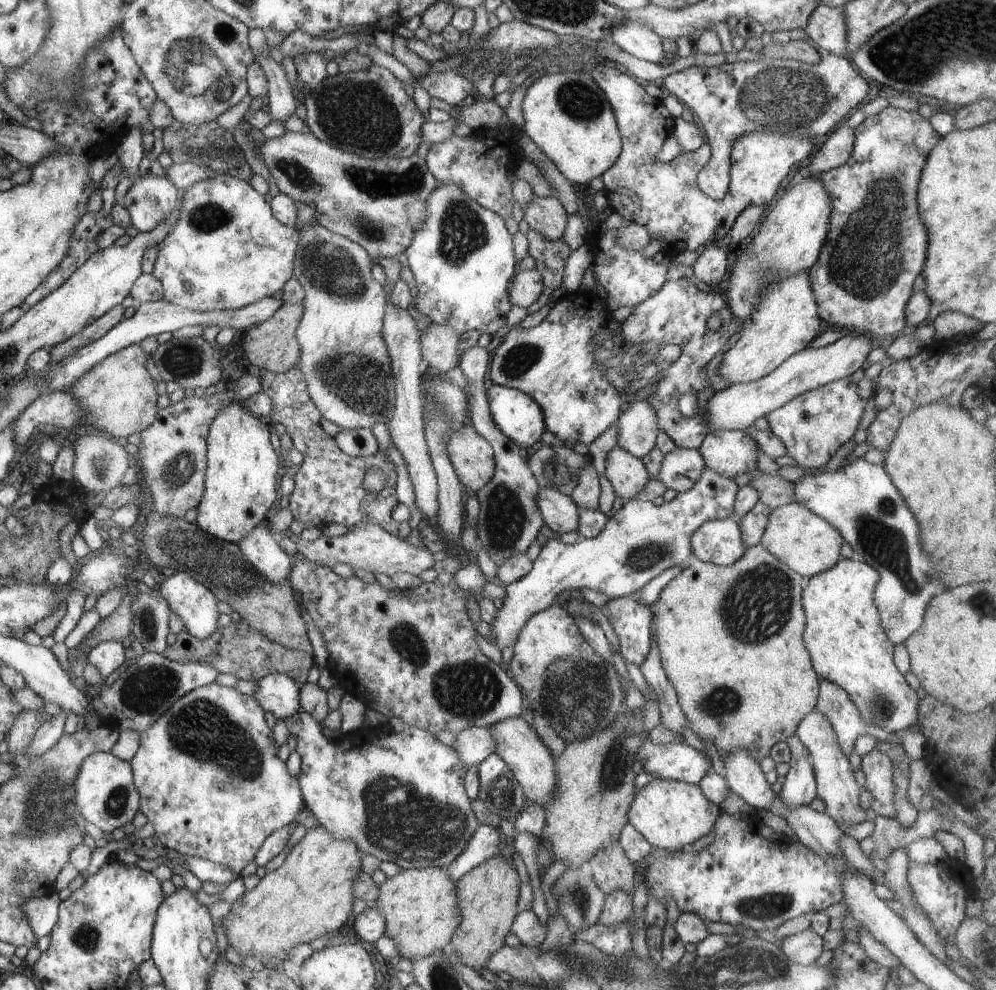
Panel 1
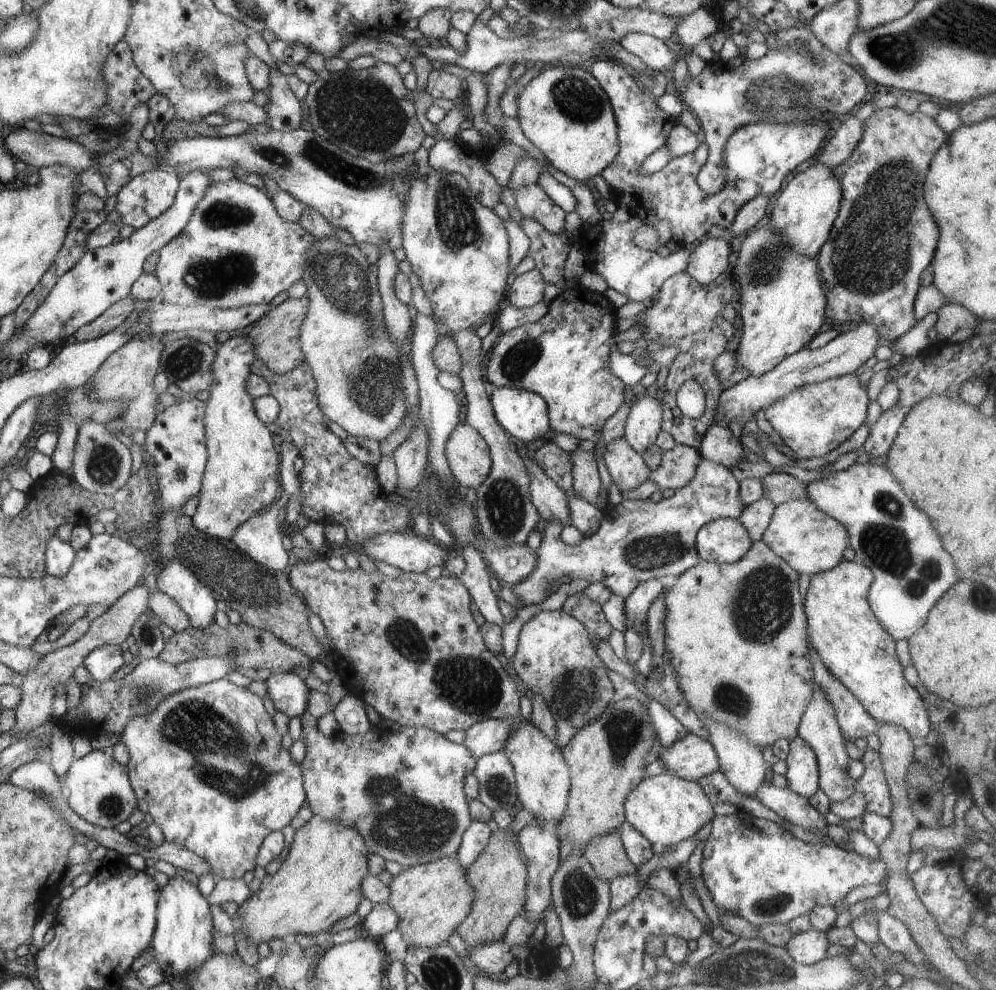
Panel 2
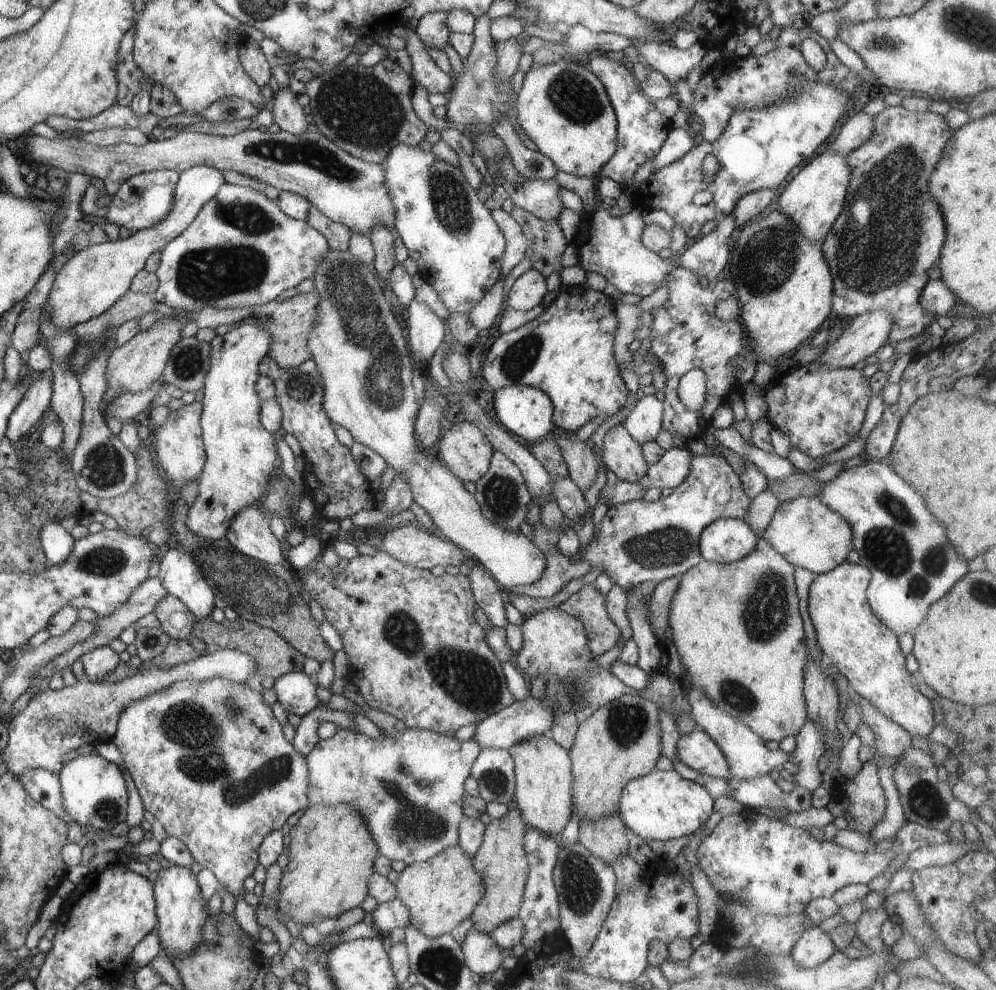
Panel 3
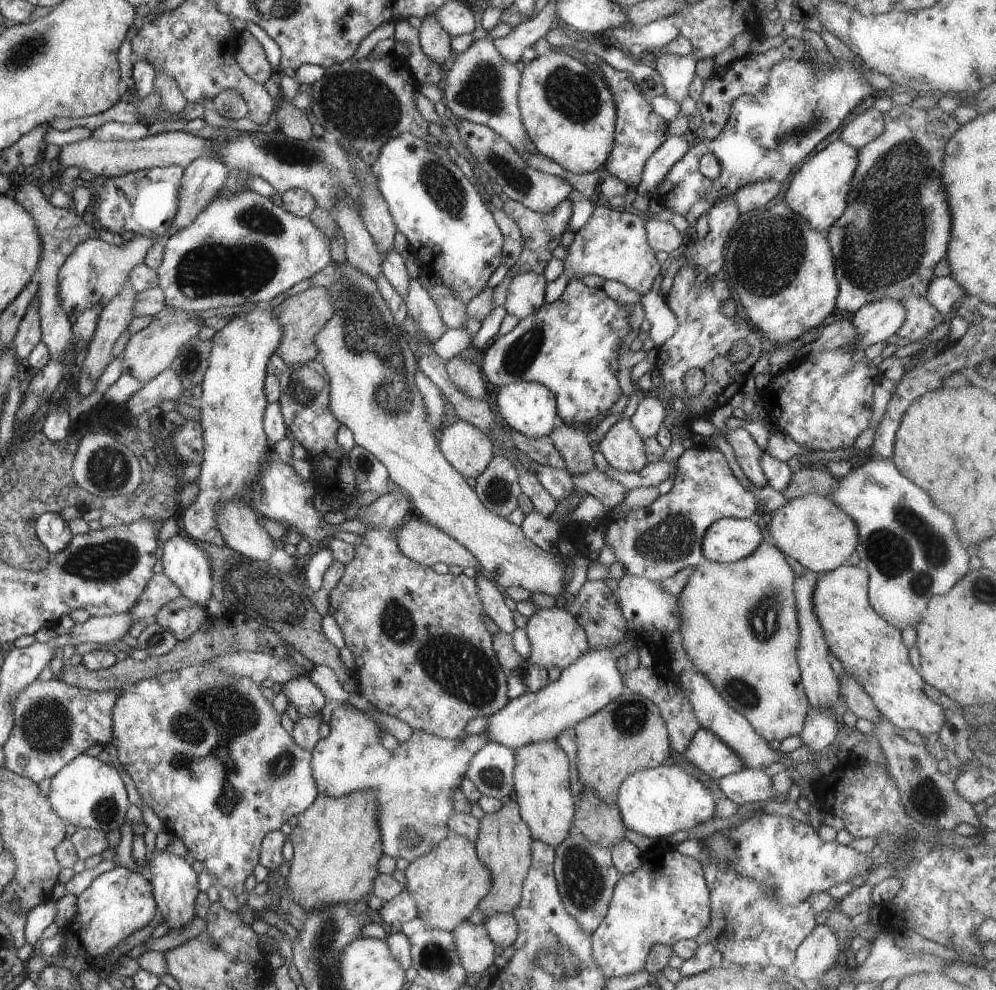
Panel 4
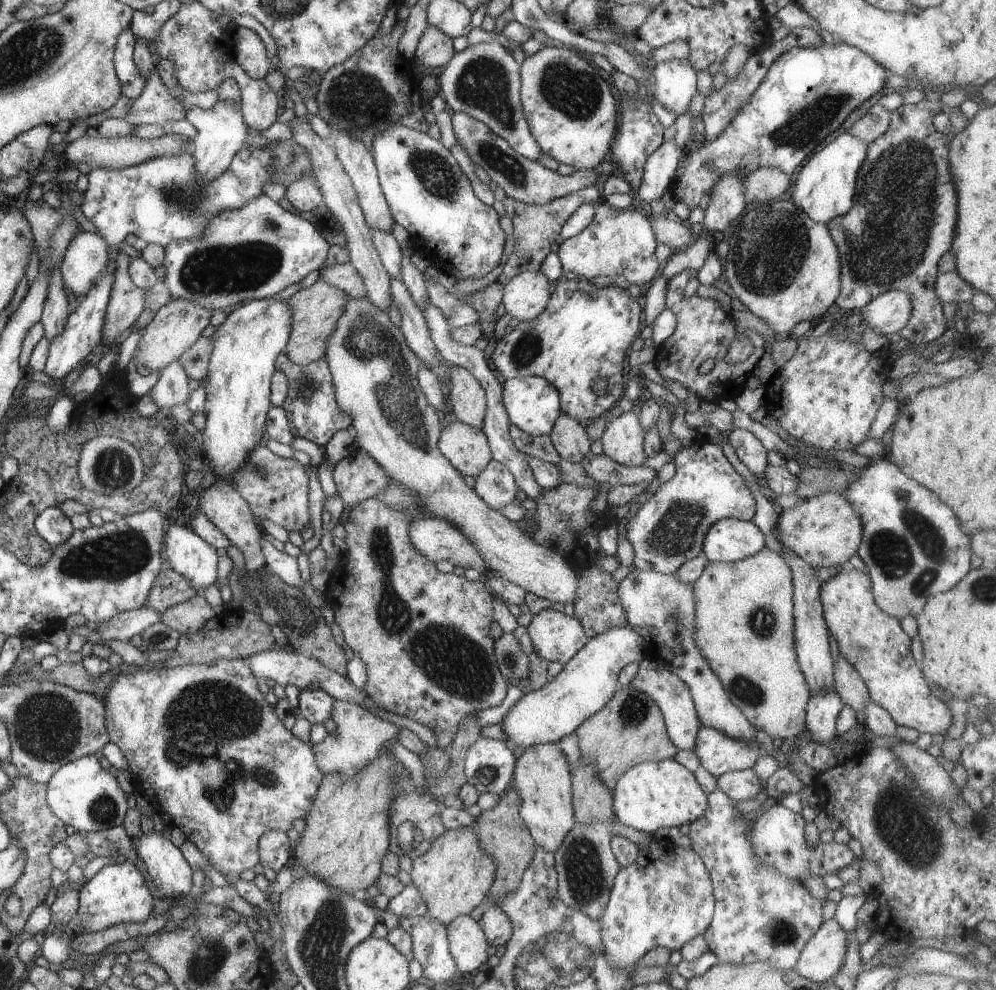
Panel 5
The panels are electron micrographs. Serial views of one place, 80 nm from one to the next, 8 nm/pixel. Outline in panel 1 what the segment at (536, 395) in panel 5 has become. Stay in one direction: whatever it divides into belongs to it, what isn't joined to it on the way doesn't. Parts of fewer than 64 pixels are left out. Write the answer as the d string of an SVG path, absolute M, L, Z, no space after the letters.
M493 384L487 390L487 399L492 420L506 438L514 445L518 445L524 453L532 451L539 445L541 436L546 430L545 416L540 405L532 397L519 390Z

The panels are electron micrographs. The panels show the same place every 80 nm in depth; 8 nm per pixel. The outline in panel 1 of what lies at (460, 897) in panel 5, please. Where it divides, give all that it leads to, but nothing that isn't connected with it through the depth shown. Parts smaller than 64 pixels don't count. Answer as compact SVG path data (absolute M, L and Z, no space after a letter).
M440 867L400 870L398 875L387 878L379 886L378 898L369 906L385 918L384 935L392 938L399 955L412 961L413 958L438 954L449 946L461 919L455 888L447 870Z

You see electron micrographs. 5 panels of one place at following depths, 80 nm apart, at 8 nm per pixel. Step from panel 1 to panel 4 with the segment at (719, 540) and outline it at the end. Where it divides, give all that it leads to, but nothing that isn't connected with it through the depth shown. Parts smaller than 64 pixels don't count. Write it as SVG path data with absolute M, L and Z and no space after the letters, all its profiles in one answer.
M725 517L706 530L701 552L705 560L732 563L755 552L765 538L763 525L754 519Z

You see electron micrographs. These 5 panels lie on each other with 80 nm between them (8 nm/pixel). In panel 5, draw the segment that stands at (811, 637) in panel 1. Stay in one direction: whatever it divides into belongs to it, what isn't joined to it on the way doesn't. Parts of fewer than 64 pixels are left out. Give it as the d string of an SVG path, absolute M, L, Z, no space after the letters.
M849 565L839 573L832 575L820 585L820 602L828 632L838 642L839 654L848 659L867 686L870 700L881 706L897 726L916 728L918 732L944 735L952 722L952 715L947 704L932 695L922 671L916 665L910 651L911 638L902 630L901 622L882 612L872 594L872 583L866 571Z

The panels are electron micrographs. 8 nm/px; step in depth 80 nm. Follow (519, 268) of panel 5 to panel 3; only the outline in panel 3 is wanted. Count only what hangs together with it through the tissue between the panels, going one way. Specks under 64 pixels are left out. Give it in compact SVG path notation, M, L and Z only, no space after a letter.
M515 206L510 212L512 218L520 224L528 247L525 259L532 262L532 269L538 270L544 278L558 272L561 274L562 252L568 246L566 238L558 224L558 220L540 220L534 214Z

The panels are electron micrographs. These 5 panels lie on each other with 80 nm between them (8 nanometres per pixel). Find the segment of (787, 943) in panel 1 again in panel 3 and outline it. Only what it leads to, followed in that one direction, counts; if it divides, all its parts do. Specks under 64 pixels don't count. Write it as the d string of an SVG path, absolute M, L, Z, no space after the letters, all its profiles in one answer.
M819 926L809 928L802 934L802 938L797 942L791 956L794 962L804 970L810 970L810 968L816 968L826 960L830 960L836 952L837 949L830 934Z

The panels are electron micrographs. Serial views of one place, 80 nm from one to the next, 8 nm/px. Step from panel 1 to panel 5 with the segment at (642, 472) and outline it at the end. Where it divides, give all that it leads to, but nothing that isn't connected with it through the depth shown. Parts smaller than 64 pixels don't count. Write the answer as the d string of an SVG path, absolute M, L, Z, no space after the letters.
M615 411L609 416L608 426L600 427L598 434L604 455L614 462L628 468L644 464L645 430L634 412Z

